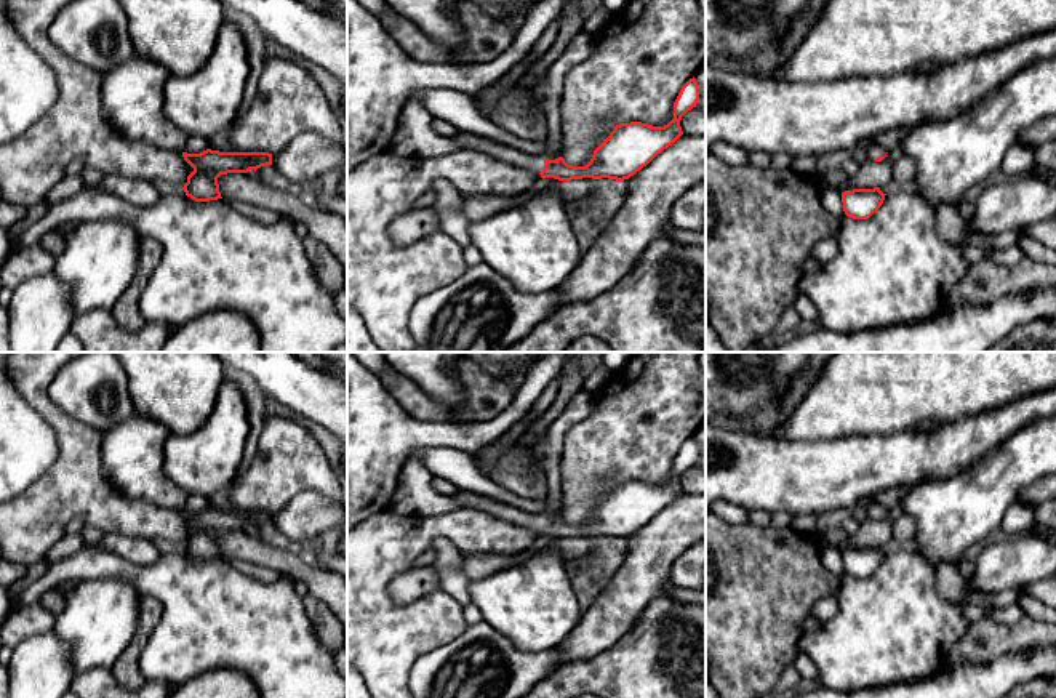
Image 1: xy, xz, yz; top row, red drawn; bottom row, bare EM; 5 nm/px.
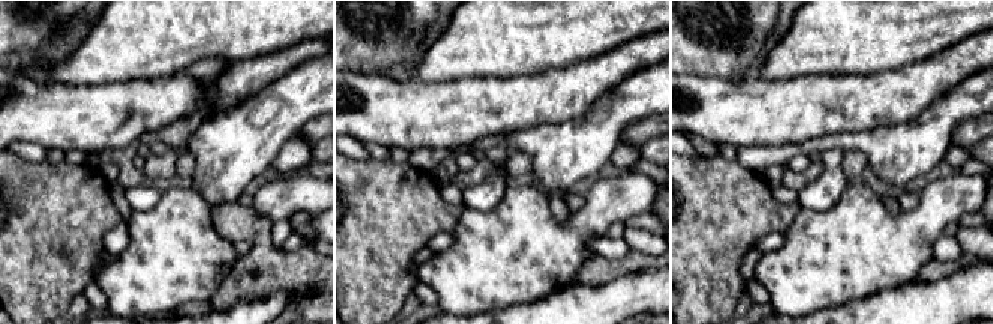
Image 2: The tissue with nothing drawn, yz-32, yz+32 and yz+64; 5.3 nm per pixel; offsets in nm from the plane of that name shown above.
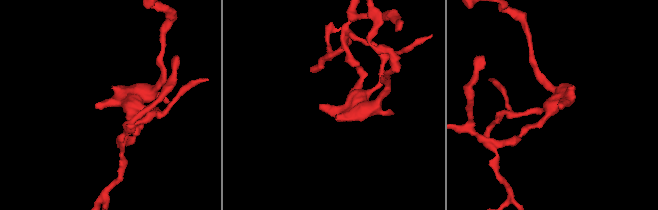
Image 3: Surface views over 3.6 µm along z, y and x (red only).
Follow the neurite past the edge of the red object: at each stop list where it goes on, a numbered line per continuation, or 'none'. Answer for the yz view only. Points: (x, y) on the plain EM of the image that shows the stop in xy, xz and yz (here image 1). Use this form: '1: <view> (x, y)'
1: yz (876, 509)

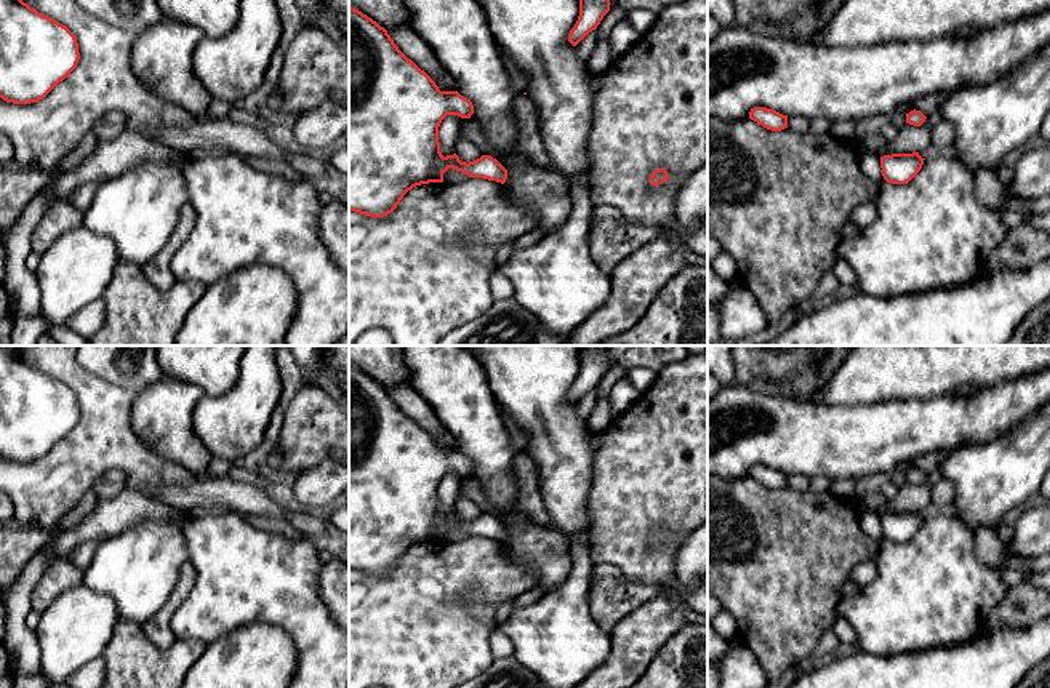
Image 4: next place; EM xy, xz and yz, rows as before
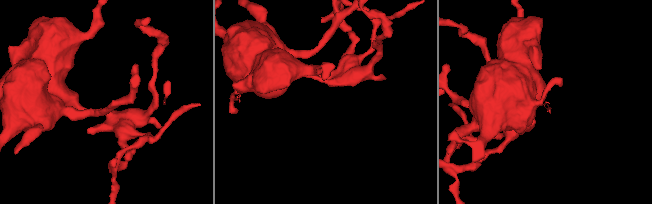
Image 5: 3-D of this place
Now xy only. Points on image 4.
none

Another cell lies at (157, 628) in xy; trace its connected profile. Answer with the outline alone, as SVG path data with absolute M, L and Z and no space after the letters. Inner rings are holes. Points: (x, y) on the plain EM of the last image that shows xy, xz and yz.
M184 563L166 603L141 624L142 632L152 645L168 648L174 643L176 635L171 629L171 618L190 592L194 582L195 570L190 563Z

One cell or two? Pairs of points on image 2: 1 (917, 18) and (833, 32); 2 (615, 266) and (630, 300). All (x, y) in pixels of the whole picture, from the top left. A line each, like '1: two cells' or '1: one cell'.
1: one cell
2: two cells

